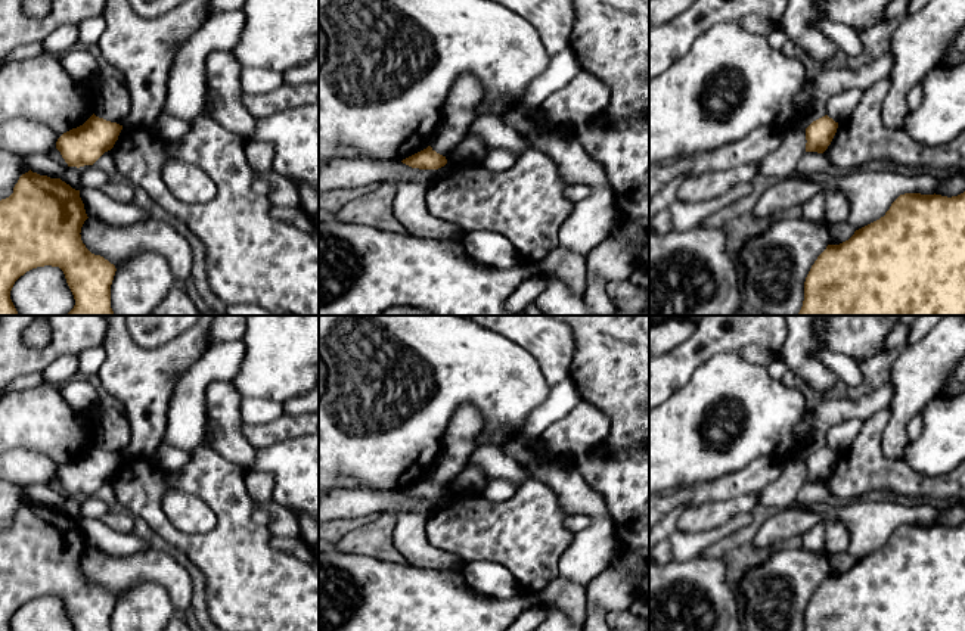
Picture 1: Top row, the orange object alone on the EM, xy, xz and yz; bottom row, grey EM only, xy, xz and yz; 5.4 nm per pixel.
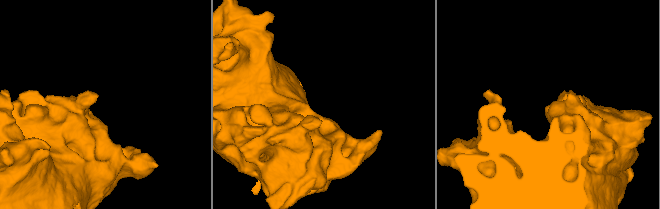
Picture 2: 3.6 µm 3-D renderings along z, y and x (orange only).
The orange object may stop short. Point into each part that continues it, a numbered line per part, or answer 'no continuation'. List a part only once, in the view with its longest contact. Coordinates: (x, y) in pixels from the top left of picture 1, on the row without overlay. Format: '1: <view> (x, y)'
no continuation

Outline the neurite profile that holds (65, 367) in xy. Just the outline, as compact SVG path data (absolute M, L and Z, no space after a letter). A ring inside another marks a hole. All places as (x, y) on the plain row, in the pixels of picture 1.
M60 355L55 358L43 372L43 382L53 386L62 386L71 379L80 376L78 357L77 355Z

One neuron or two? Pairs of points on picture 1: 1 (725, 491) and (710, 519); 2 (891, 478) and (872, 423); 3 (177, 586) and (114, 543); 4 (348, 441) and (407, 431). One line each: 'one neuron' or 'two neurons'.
1: two neurons
2: one neuron
3: two neurons
4: one neuron

